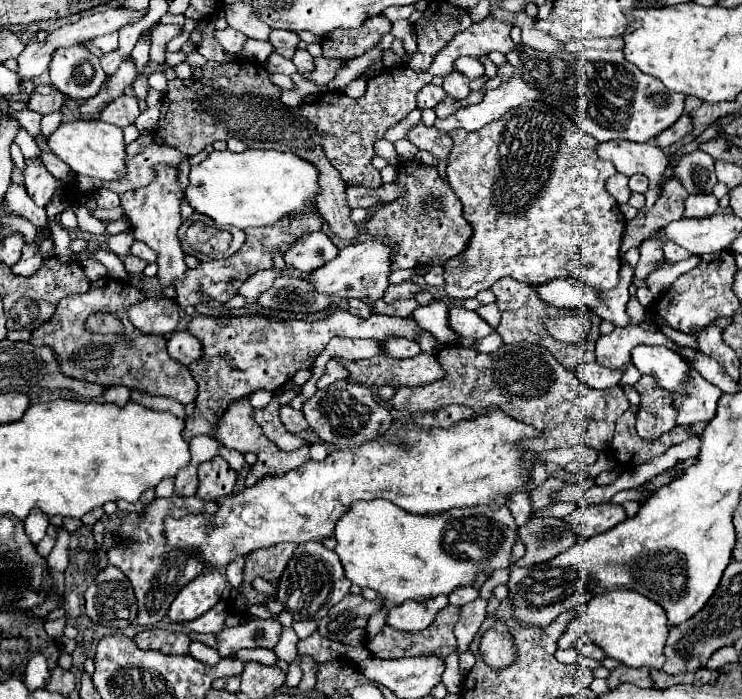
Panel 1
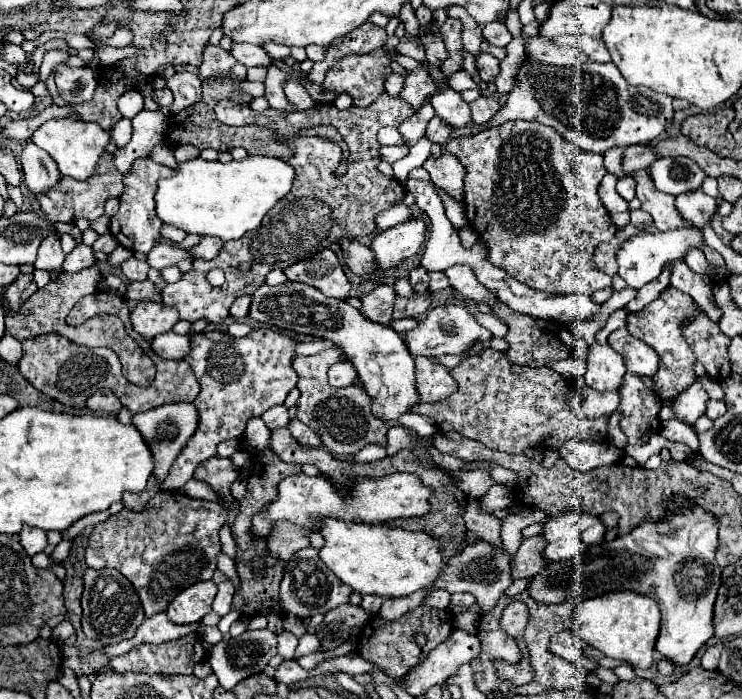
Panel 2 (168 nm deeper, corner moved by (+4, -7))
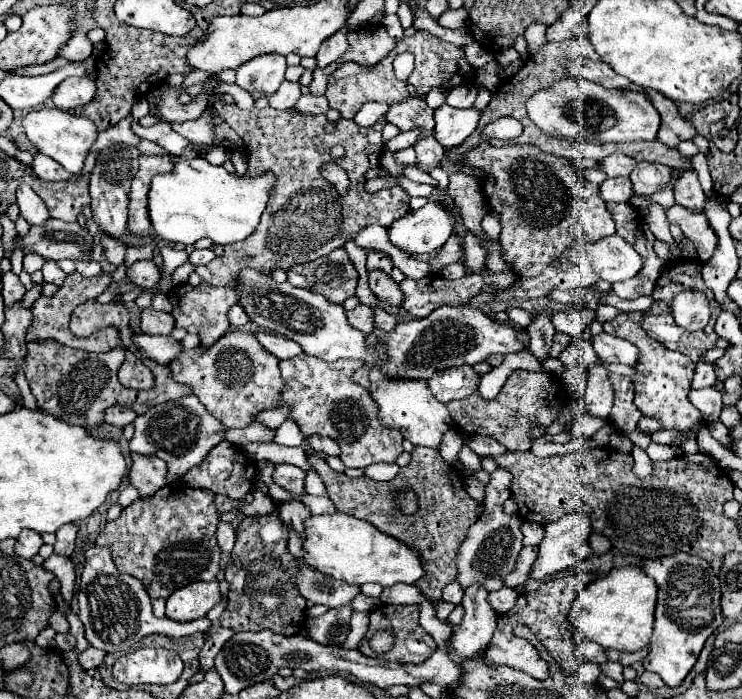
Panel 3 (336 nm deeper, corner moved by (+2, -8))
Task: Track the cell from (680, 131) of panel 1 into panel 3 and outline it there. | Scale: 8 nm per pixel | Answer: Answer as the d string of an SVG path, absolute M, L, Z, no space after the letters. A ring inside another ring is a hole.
M613 153L611 157L601 161L601 167L605 169L607 177L619 177L619 175L631 175L631 171L635 169L637 161L623 155L623 153Z

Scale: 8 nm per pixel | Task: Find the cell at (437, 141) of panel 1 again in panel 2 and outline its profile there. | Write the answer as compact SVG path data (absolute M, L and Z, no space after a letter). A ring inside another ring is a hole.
M441 154L441 158L433 160L429 158L423 168L429 172L431 182L445 190L455 202L463 202L463 178L465 178L465 168L453 154Z

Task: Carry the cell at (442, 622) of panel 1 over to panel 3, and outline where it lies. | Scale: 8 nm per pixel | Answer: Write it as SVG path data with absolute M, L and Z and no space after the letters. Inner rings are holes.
M381 605L375 611L371 611L369 619L371 619L369 631L359 645L359 651L367 657L375 657L375 659L383 659L383 661L397 661L397 663L423 663L435 651L433 637L419 625L419 605ZM379 631L387 631L395 637L393 647L381 655L377 655L369 645L371 637Z

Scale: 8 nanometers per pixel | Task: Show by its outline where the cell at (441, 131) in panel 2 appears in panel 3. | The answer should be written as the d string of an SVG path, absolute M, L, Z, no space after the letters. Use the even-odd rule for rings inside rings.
M433 133L421 137L413 149L417 153L417 167L423 171L431 171L433 167L437 167L445 155L445 147L435 139Z

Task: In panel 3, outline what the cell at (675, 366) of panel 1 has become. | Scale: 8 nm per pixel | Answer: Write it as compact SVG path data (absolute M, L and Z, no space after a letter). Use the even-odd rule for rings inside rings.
M601 333L593 337L593 349L599 359L605 363L623 363L623 365L637 365L639 363L639 349L621 337L613 337L609 333Z

